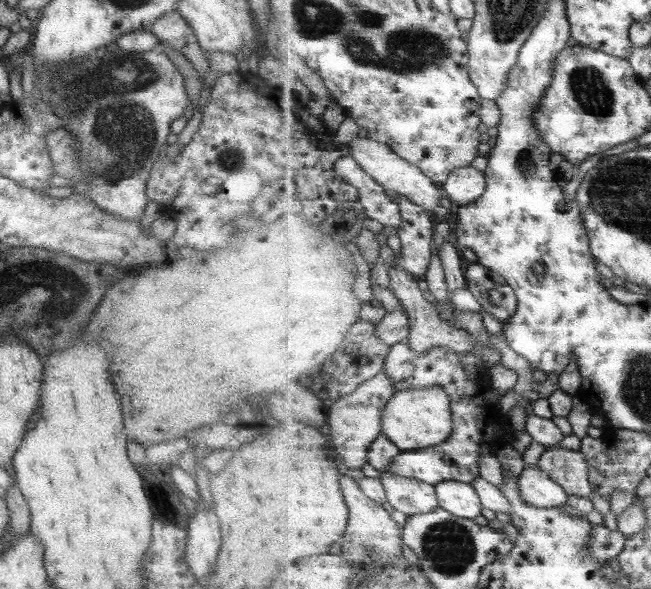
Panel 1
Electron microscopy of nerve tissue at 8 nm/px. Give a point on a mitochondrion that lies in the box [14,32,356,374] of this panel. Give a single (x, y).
(124, 130)

